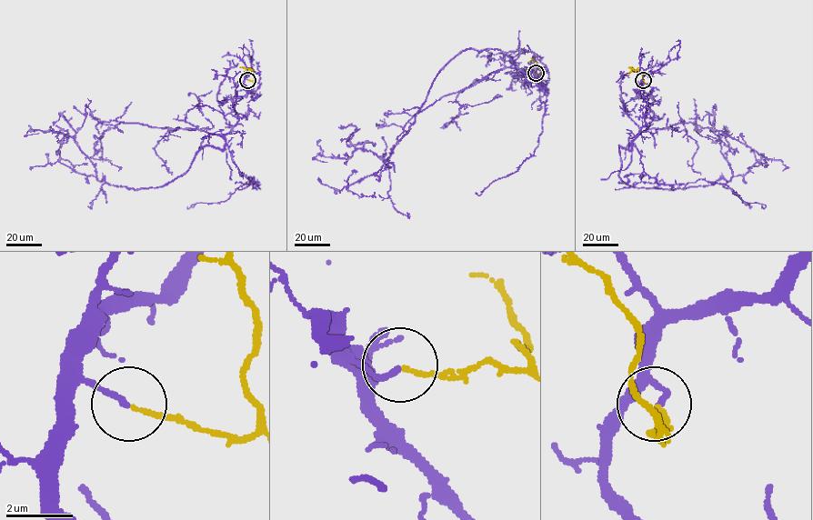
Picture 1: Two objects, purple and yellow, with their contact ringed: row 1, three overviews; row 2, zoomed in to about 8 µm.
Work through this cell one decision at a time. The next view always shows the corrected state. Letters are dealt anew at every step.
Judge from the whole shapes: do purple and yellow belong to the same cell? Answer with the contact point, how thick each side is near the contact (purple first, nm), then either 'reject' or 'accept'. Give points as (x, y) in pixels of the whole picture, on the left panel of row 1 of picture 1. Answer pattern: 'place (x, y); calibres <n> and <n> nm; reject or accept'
place (247, 80); calibres 160 and 120 nm; accept

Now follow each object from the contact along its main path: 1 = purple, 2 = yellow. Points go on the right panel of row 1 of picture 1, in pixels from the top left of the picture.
1: (643, 80), (645, 124), (631, 150), (619, 145), (625, 183), (670, 189), (729, 181), (718, 136), (732, 133)
2: (643, 80), (637, 69), (630, 68), (633, 67)

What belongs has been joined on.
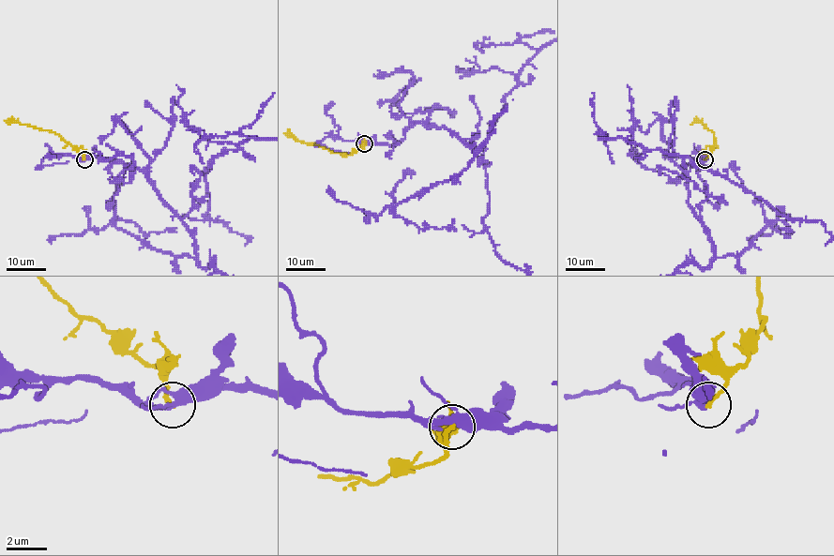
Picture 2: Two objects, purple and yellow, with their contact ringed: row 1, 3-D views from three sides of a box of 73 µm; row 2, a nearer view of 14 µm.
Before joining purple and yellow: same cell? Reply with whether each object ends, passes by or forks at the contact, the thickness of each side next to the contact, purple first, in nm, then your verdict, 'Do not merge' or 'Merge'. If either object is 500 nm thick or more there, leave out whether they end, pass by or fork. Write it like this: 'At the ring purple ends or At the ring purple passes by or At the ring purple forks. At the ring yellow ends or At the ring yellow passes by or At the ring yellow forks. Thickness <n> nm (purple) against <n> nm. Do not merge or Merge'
At the ring purple forks. At the ring yellow ends. Thickness 300 nm (purple) against 200 nm. Do not merge

